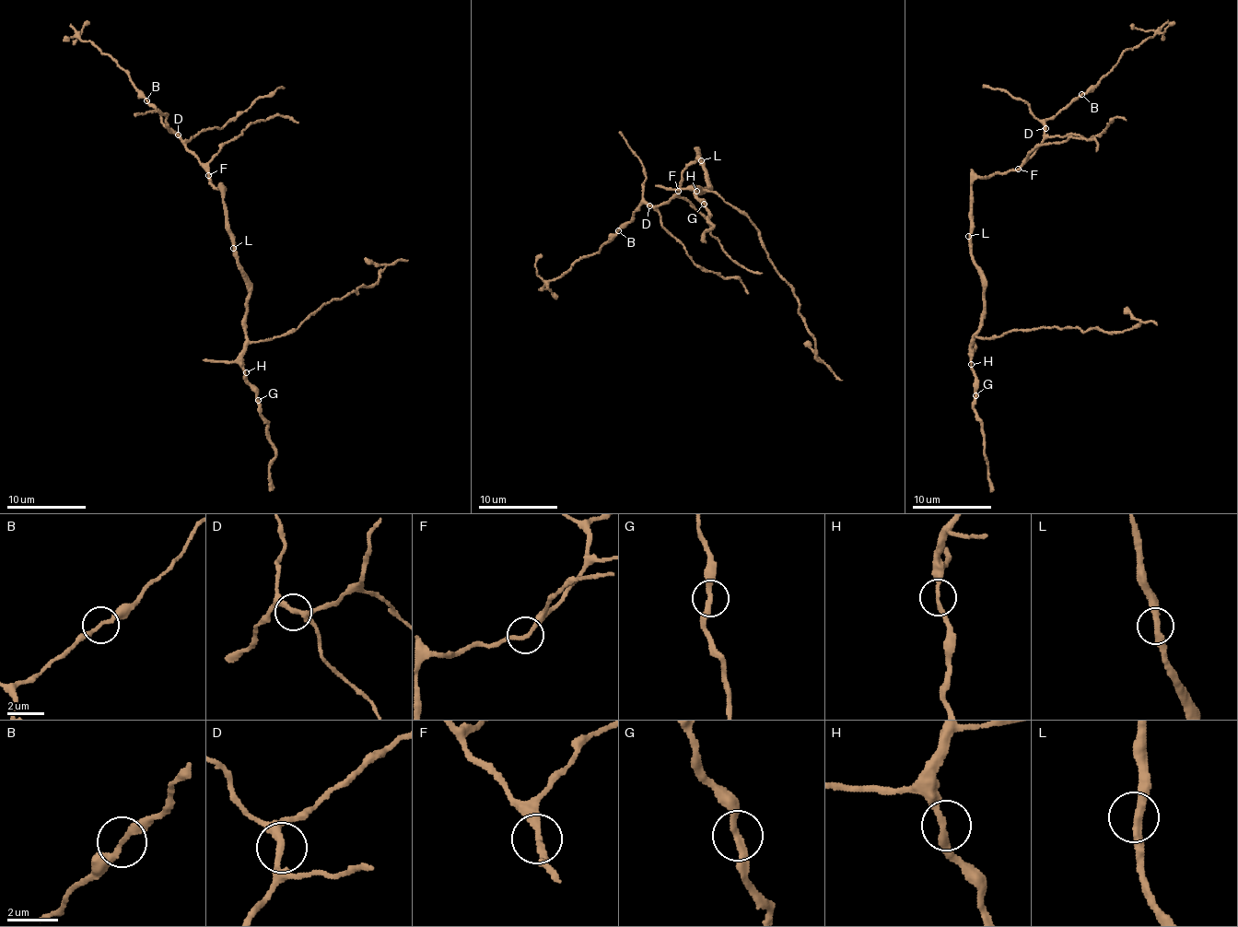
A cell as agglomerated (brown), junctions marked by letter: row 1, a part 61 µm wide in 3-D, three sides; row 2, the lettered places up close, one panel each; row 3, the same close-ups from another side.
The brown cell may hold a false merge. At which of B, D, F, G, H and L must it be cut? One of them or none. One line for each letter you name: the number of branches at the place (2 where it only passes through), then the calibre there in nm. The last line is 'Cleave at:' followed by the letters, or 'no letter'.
Cleave at: no letter

